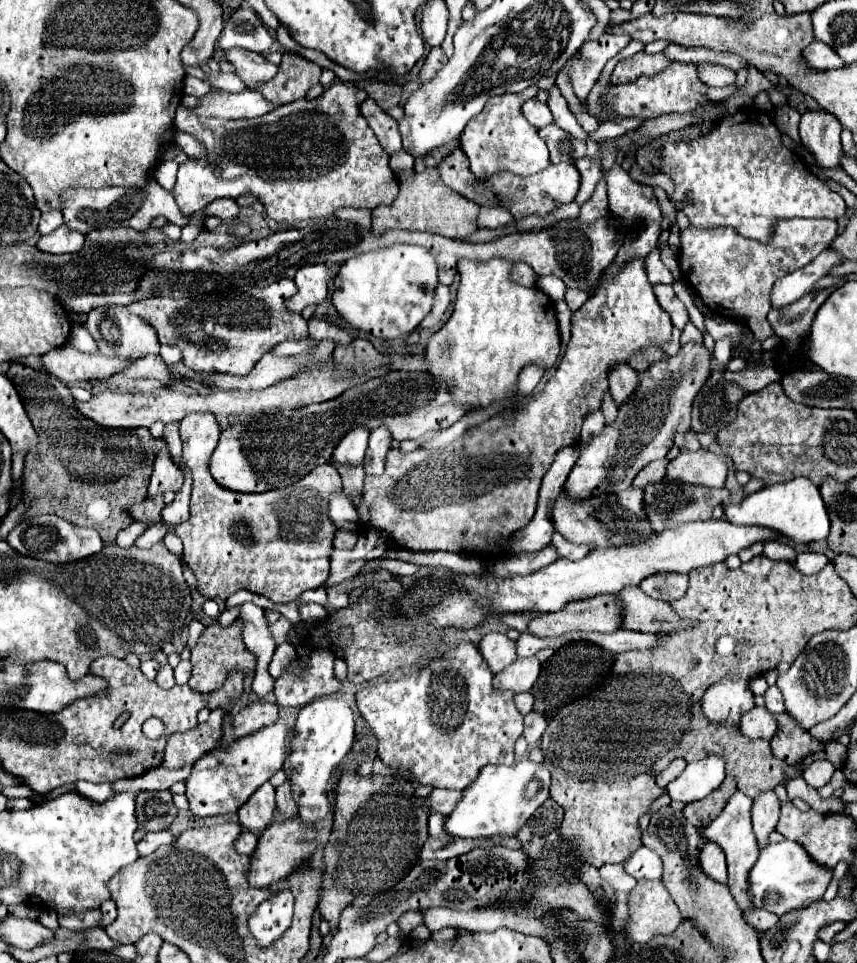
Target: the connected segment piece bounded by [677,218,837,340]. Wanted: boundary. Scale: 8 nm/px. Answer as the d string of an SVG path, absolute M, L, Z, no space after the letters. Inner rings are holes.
M791 218L777 220L773 234L767 242L741 238L729 226L697 228L689 226L681 230L679 266L683 278L695 288L699 298L715 314L727 320L743 322L751 328L757 340L765 340L773 334L767 314L771 310L771 288L773 282L797 268L807 266L815 256L827 250L837 236L837 222L829 218Z

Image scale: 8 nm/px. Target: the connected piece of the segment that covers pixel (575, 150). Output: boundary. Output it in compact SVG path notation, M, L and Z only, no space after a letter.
M549 124L539 130L539 136L545 140L549 152L551 152L551 164L559 164L563 160L573 162L585 156L585 142L573 138L569 132L557 128L555 124Z

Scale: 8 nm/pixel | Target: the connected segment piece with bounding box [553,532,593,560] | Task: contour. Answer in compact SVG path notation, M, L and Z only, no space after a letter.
M559 532L553 534L553 544L557 544L557 550L559 550L559 558L569 558L569 560L579 560L583 556L587 556L587 552L593 548L593 546L587 546L587 544L571 544L569 540L565 540Z

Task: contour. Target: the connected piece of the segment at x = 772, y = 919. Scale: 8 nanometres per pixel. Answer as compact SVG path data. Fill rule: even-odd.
M747 910L743 912L743 918L747 924L751 924L753 928L757 928L759 932L765 932L767 928L771 928L775 922L777 922L777 916L771 914L771 912L765 912L765 910Z

